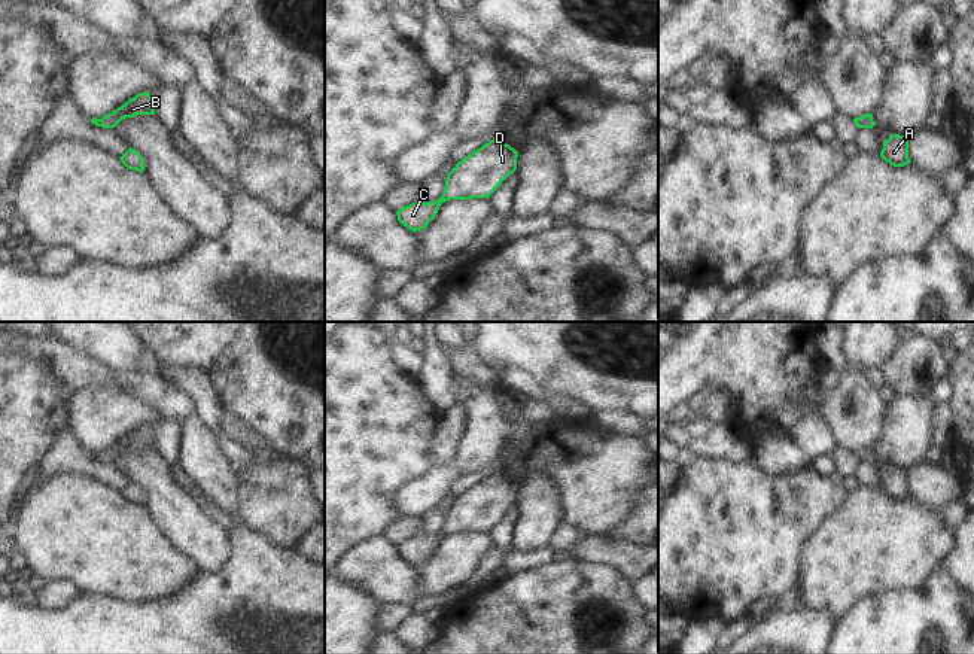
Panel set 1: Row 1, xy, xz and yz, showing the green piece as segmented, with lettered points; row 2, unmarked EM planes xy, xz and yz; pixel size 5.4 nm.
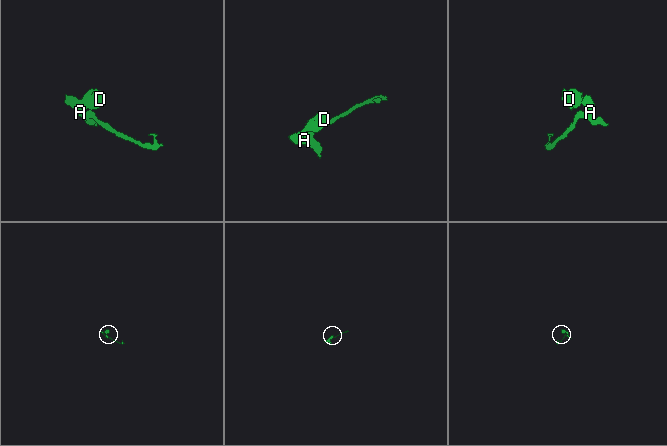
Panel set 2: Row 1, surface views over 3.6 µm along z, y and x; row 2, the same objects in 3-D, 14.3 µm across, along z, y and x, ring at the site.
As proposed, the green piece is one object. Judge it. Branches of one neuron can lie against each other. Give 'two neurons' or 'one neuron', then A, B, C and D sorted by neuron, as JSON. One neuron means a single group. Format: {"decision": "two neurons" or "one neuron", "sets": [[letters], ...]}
{"decision": "one neuron", "sets": [["A", "B", "C", "D"]]}

